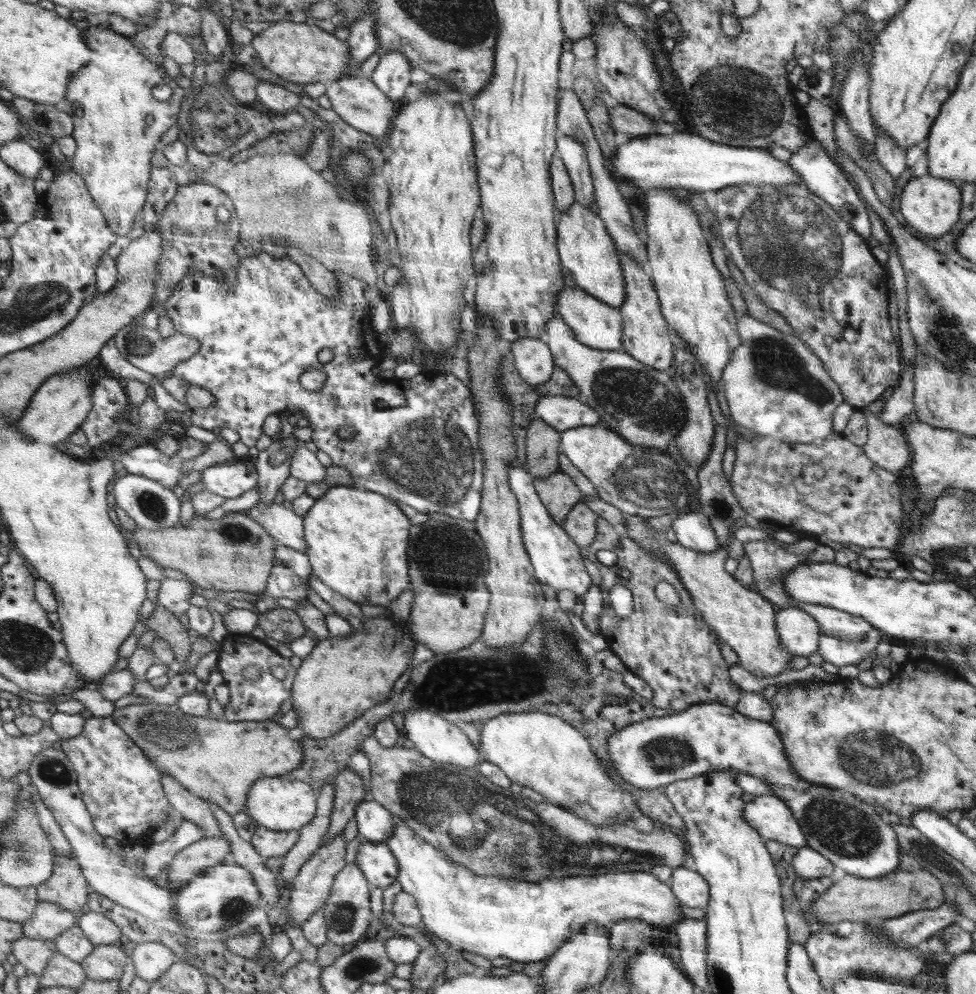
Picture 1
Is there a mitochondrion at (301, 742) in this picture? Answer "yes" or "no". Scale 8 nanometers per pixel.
no

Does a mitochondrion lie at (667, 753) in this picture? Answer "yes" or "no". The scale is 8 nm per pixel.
yes

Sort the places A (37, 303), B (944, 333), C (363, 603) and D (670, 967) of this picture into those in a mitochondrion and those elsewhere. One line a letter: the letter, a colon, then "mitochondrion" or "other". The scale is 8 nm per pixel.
A: mitochondrion
B: mitochondrion
C: other
D: other

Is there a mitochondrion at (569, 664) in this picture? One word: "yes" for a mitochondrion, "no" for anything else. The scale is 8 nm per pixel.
yes

